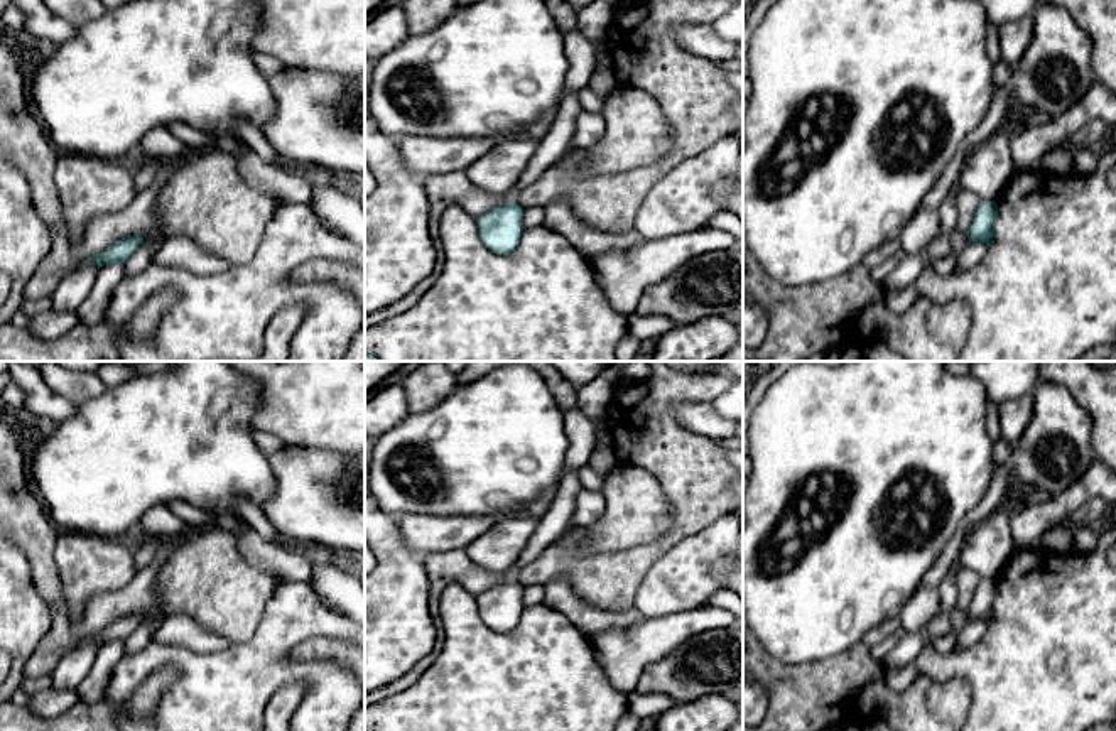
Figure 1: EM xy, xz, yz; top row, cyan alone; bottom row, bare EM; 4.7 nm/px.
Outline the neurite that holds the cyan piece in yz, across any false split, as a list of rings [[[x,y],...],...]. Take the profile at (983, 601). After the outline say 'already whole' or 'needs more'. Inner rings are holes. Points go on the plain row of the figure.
[[[979,579],[972,603],[966,611],[967,620],[983,620],[986,625],[993,621],[994,599],[998,594],[996,579]]] | already whole

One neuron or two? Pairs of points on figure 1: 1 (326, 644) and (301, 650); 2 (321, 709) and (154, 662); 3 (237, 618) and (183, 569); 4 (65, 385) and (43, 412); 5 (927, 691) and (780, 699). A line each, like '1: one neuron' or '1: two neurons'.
1: one neuron
2: one neuron
3: one neuron
4: two neurons
5: one neuron

